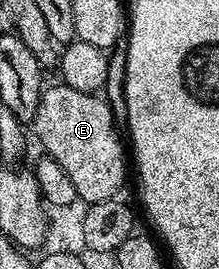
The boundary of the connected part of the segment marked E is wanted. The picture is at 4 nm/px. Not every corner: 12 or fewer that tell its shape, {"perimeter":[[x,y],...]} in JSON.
{"perimeter":[[47,85],[32,129],[83,203],[115,197],[126,158],[97,94]]}

